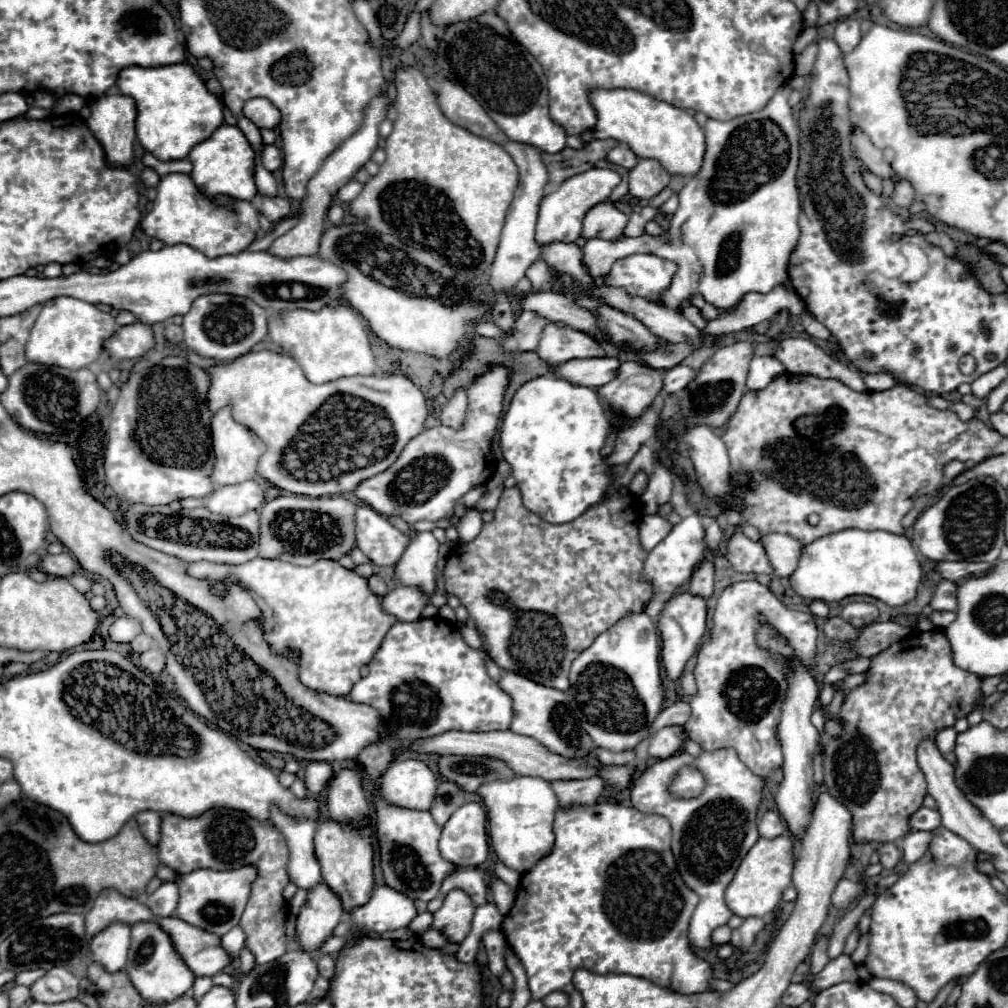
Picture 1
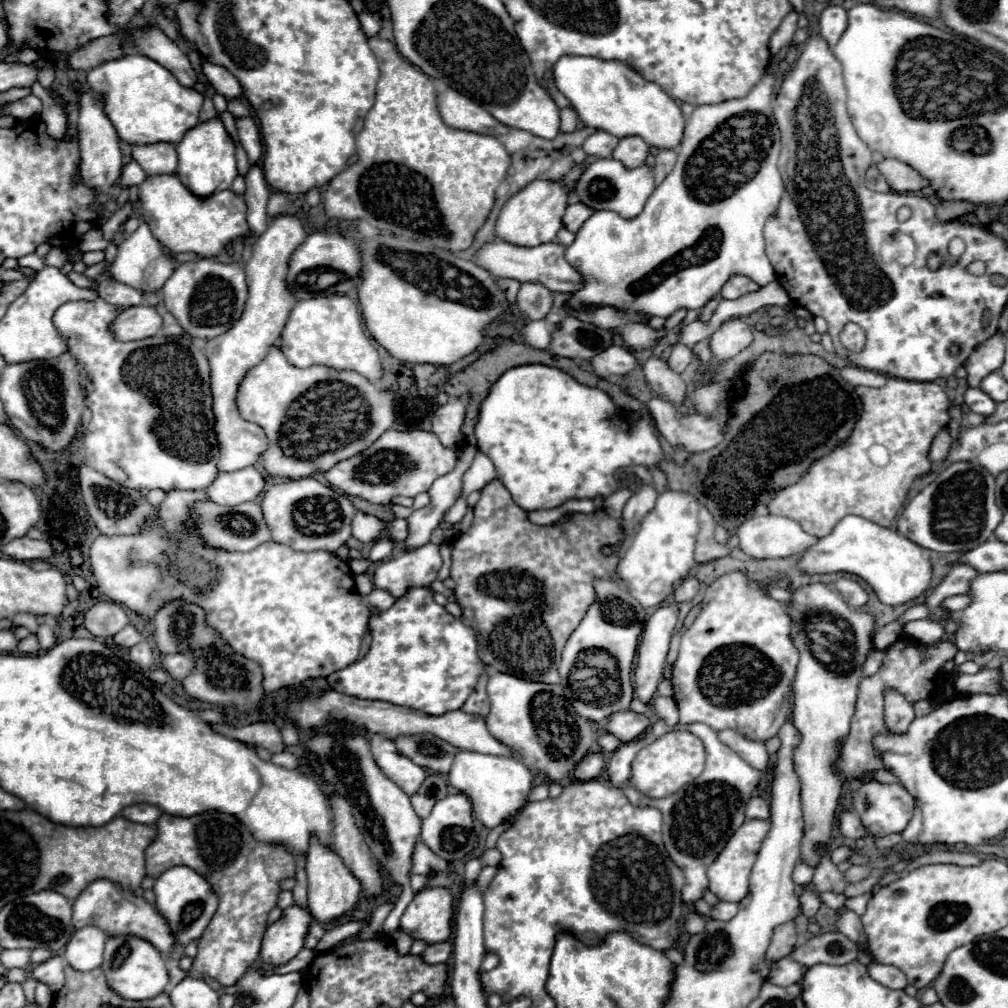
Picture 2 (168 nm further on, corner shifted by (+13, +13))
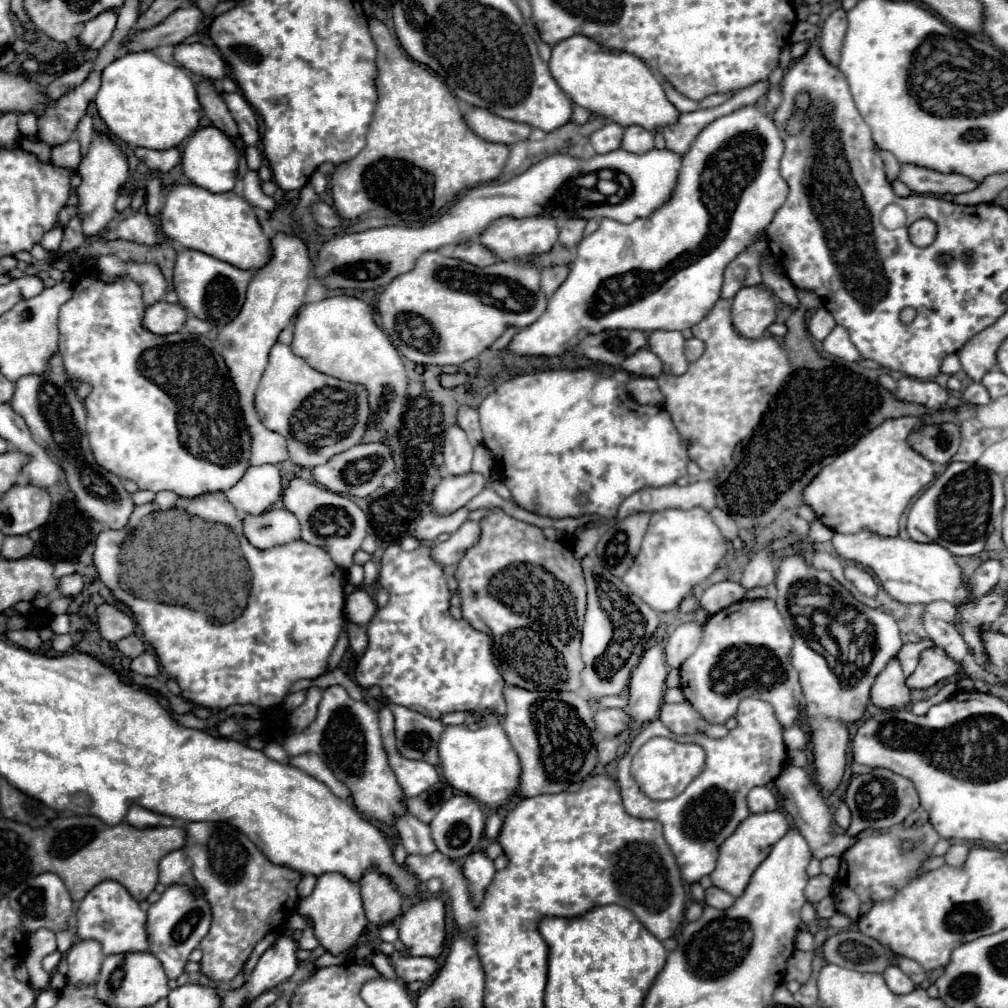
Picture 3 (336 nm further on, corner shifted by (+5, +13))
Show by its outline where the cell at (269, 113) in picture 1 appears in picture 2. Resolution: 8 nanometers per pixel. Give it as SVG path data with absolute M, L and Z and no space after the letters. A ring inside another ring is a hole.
M202 60L202 72L204 76L208 78L208 82L212 84L212 88L222 94L224 98L242 98L242 92L240 92L240 84L238 80L226 70L226 68L220 68L208 60Z

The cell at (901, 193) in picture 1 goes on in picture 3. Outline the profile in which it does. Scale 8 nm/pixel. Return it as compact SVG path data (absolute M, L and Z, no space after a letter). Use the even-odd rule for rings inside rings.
M902 164L898 178L916 194L960 194L978 186L960 174L942 174L914 164Z

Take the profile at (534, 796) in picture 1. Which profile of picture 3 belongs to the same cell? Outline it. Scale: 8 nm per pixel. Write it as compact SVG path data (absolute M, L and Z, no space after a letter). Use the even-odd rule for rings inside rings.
M494 714L488 716L486 726L448 726L440 736L438 750L442 772L456 790L472 796L490 810L508 806L510 798L516 794L516 784L520 784L520 758L512 750Z

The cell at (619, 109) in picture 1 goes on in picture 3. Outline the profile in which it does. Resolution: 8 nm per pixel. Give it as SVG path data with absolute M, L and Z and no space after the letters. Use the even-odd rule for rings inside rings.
M572 36L552 48L550 72L572 102L622 128L638 124L648 130L660 130L678 122L680 112L672 108L658 76L640 58L628 52L604 50L586 36Z

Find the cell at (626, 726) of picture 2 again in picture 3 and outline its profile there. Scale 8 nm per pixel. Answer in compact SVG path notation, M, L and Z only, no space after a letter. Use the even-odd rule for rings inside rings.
M608 708L608 710L598 710L596 712L596 728L604 736L618 736L620 732L628 730L632 718L620 710L620 708Z

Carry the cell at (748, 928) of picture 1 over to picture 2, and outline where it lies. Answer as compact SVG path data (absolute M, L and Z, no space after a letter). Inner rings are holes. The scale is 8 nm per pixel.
M718 900L718 904L714 904L710 910L710 918L714 918L714 920L730 920L732 916L736 916L736 904L734 902Z

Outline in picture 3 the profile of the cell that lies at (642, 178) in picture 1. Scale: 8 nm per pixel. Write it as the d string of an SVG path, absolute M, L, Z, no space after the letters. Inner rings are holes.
M628 126L624 130L622 148L626 152L636 152L636 154L650 152L654 148L654 134L648 132L648 130L644 130L642 126Z

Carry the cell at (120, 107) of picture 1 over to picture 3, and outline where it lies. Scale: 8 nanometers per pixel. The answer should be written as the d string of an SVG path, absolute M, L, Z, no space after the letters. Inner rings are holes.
M96 134L94 140L90 142L88 154L82 158L78 166L78 172L82 176L82 184L76 188L76 194L80 200L78 210L82 218L82 230L84 230L84 236L94 236L114 220L114 212L116 212L114 202L128 180L128 160L120 150L120 146L114 140L110 140L110 136Z

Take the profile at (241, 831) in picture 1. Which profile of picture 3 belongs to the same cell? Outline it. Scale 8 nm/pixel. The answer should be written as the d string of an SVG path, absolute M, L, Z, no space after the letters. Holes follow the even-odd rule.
M188 822L186 844L160 860L160 882L164 886L170 884L186 884L194 890L202 890L202 896L212 906L212 928L208 936L200 942L202 948L202 964L200 974L204 974L212 982L230 982L238 972L242 972L246 960L250 958L254 946L274 928L278 928L296 906L296 884L300 882L300 872L272 864L240 830L232 828L224 822Z

